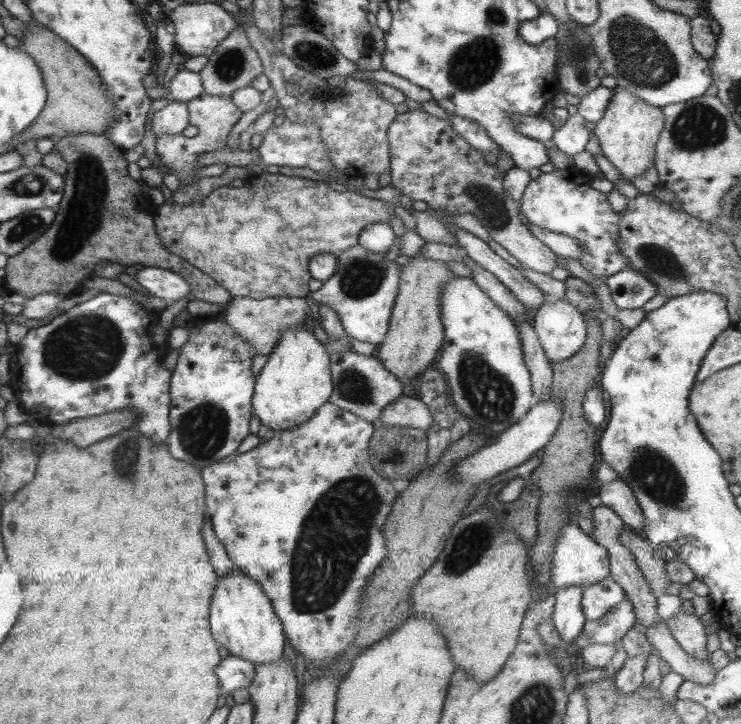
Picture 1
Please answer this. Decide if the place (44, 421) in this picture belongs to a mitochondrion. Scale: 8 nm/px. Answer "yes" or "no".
no

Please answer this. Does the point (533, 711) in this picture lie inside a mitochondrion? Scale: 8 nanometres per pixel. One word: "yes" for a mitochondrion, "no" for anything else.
yes

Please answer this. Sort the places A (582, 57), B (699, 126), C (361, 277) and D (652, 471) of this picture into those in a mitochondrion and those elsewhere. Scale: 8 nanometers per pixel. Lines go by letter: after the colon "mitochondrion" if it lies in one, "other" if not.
A: mitochondrion
B: mitochondrion
C: mitochondrion
D: mitochondrion

